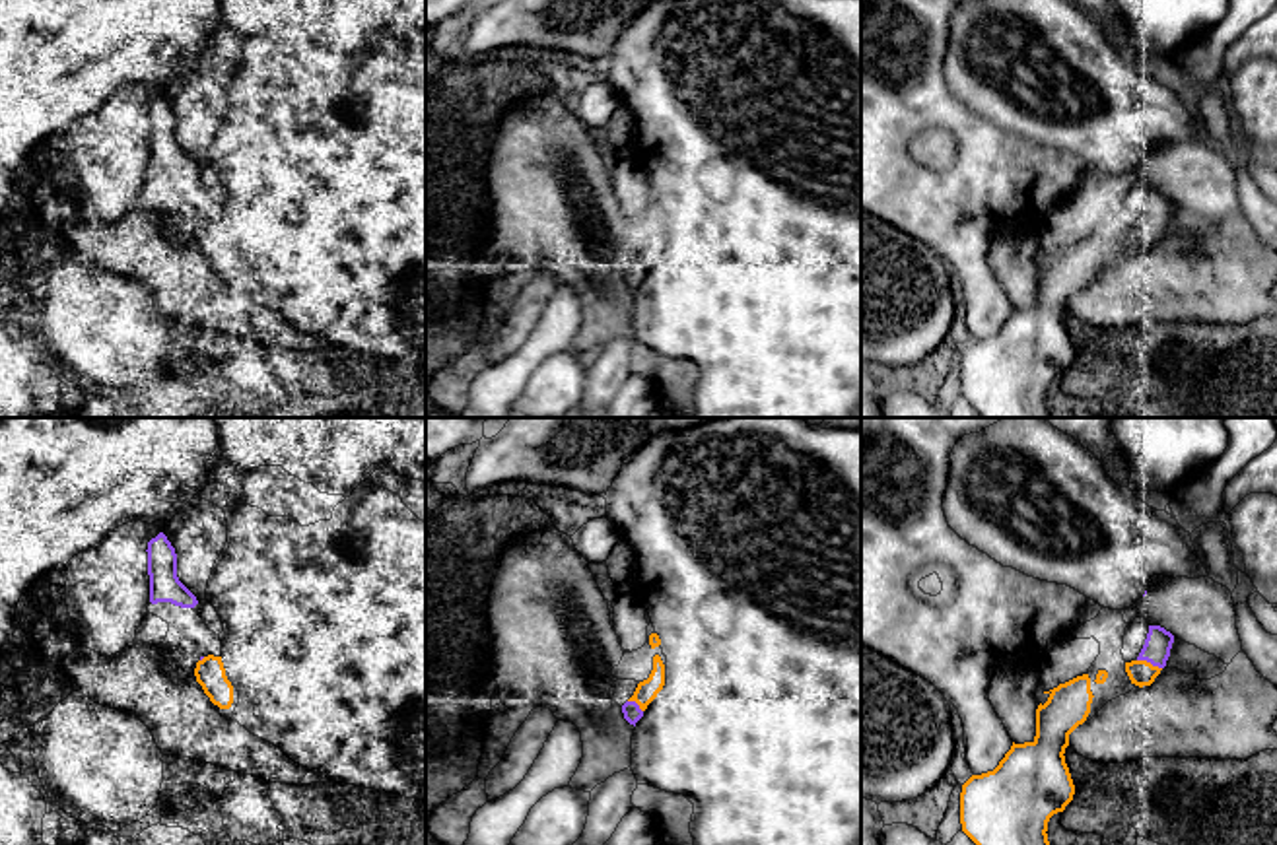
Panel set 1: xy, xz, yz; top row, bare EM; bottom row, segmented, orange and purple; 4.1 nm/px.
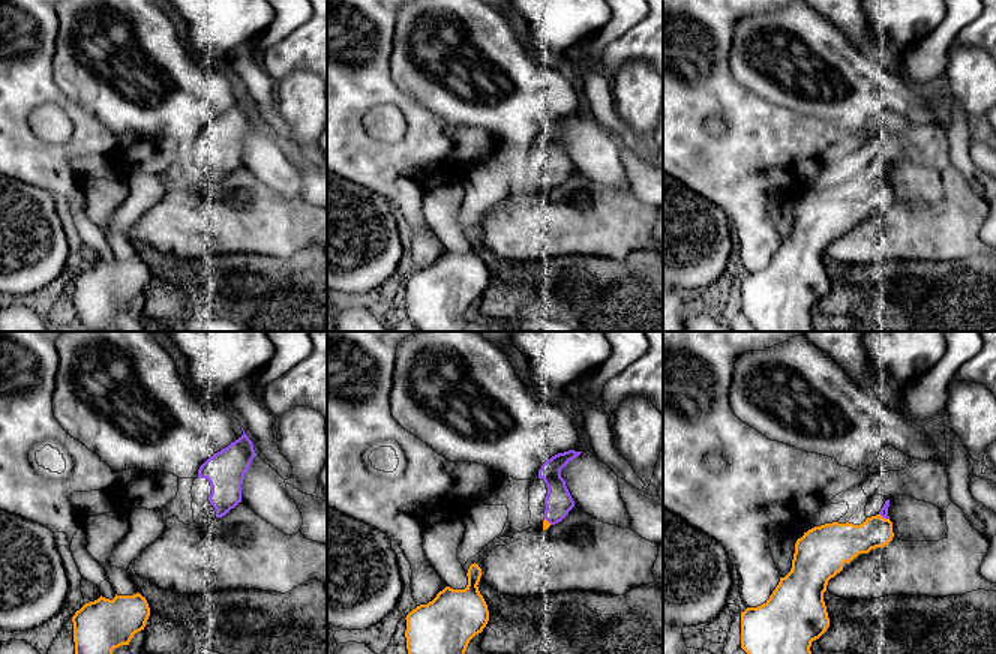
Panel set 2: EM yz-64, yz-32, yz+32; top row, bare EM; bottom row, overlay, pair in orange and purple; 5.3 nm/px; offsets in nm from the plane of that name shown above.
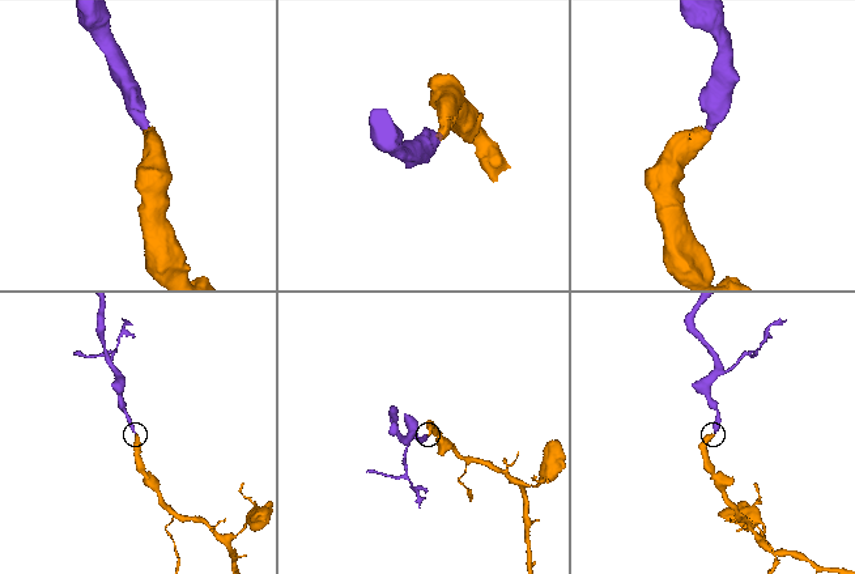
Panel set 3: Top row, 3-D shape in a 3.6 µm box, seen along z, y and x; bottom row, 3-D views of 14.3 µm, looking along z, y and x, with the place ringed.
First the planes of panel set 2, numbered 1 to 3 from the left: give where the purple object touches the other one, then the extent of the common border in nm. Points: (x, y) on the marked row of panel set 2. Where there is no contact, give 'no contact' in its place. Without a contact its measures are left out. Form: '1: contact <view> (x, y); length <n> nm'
1: no contact
2: contact yz-32 (546, 521); length 50 nm
3: contact yz+32 (884, 518); length 70 nm

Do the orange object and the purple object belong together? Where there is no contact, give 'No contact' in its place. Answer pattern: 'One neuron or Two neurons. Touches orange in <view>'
One neuron. Touches orange in yz

